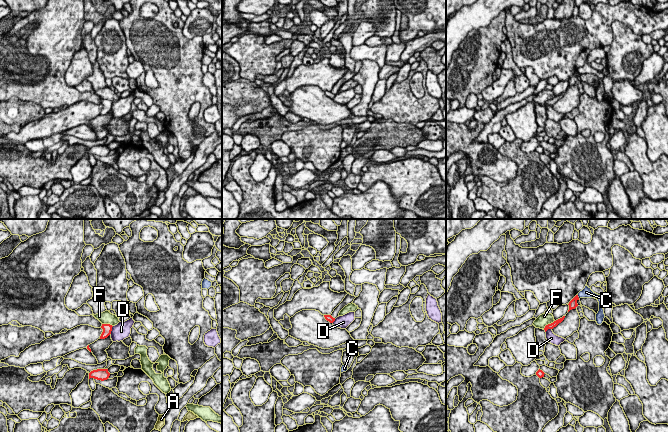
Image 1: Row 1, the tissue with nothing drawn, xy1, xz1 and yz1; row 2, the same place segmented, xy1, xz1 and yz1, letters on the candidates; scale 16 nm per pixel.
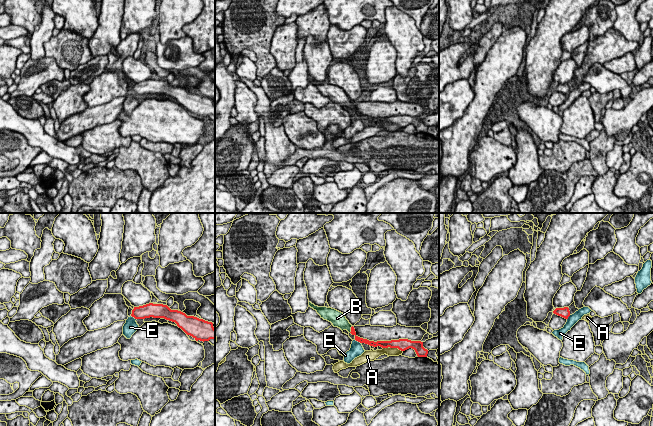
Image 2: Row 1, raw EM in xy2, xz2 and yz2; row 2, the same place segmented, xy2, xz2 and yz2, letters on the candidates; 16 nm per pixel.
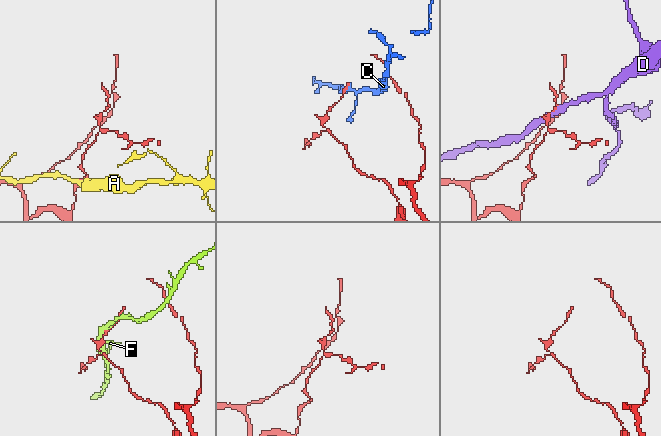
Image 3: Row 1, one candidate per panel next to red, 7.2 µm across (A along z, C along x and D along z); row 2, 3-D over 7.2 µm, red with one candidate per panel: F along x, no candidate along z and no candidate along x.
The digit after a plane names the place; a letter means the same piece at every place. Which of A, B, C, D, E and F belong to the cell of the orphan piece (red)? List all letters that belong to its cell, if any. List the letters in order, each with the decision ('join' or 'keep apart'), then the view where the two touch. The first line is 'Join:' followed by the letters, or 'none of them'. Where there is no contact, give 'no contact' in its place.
Join: B
A: keep apart | xz2
B: join | xz2
C: keep apart | yz1
D: keep apart | xy1
E: keep apart | xy2
F: keep apart | yz1

